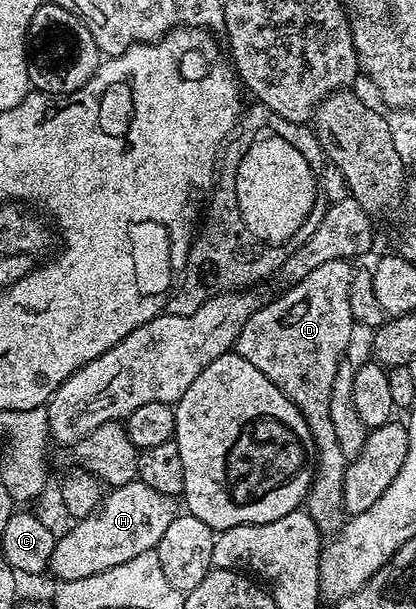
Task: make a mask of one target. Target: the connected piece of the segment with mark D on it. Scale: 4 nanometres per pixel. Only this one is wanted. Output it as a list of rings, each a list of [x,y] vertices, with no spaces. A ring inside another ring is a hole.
[[[336,258],[319,264],[307,272],[303,280],[288,287],[286,294],[274,302],[258,305],[257,311],[243,324],[235,352],[255,364],[307,422],[313,437],[316,461],[309,495],[303,506],[315,520],[322,535],[332,536],[345,525],[347,515],[343,504],[343,476],[347,460],[339,448],[339,439],[331,421],[331,383],[335,381],[337,366],[346,357],[345,349],[353,338],[355,323],[351,316],[351,280],[355,273],[352,261]]]

